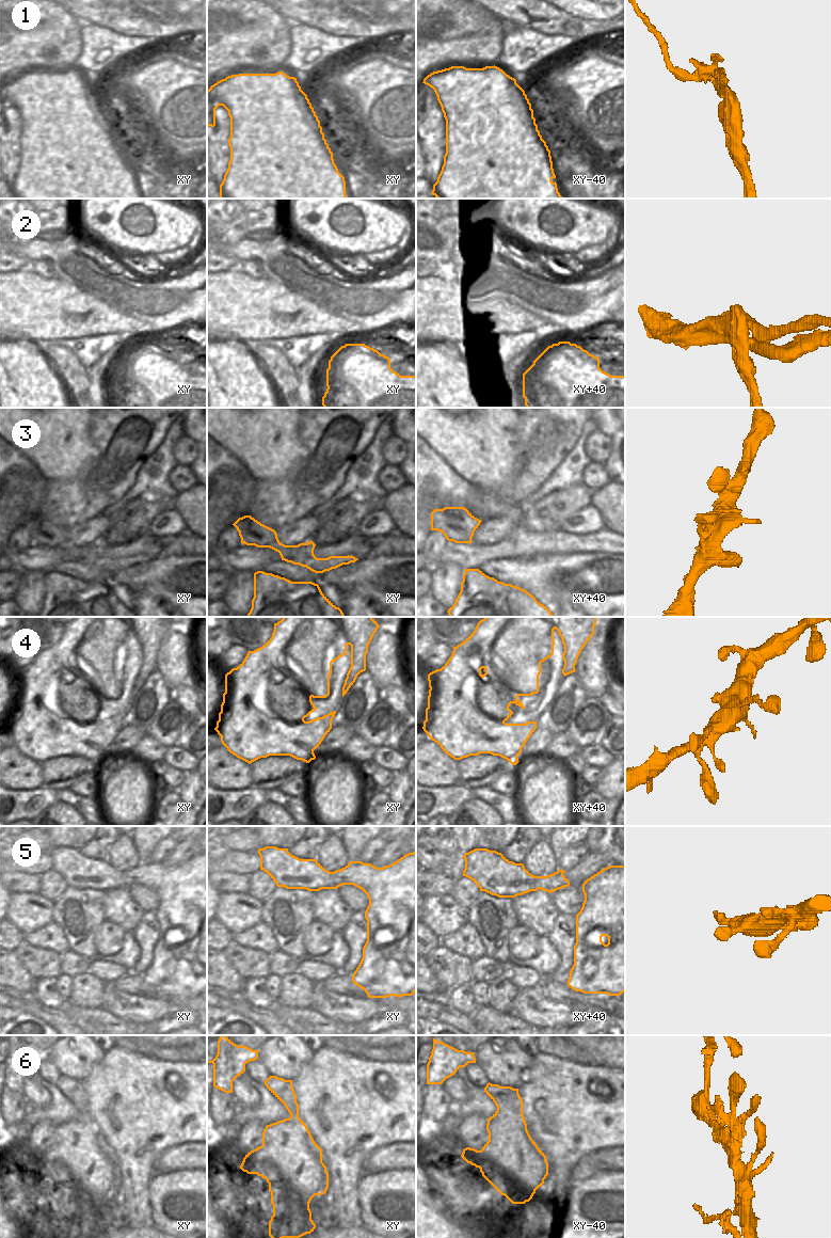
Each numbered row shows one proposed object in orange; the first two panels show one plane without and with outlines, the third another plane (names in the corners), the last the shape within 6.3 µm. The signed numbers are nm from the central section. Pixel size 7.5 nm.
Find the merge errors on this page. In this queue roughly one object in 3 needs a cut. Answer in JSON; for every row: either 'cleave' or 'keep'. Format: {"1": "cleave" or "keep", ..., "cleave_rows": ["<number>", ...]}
{"1": "cleave", "2": "cleave", "3": "keep", "4": "keep", "5": "keep", "6": "keep", "cleave_rows": ["1", "2"]}

